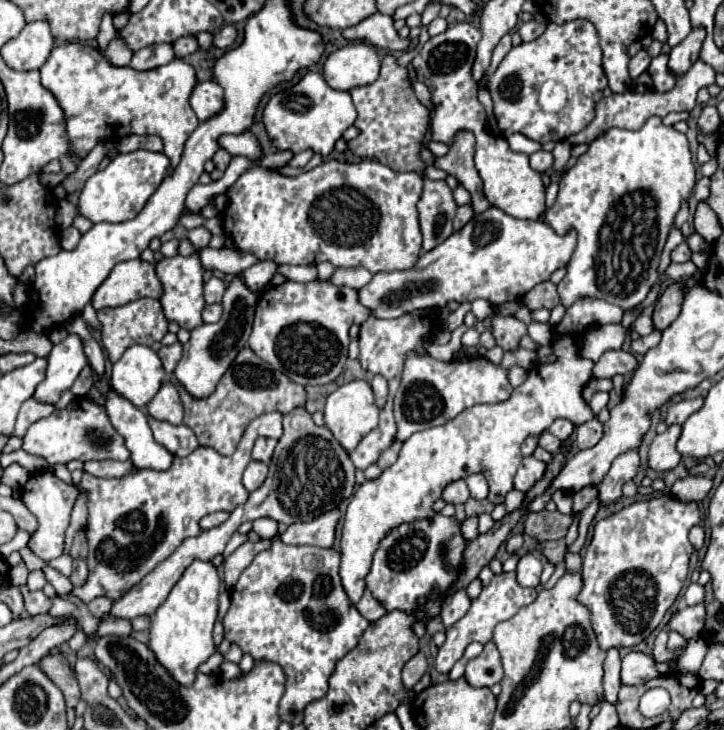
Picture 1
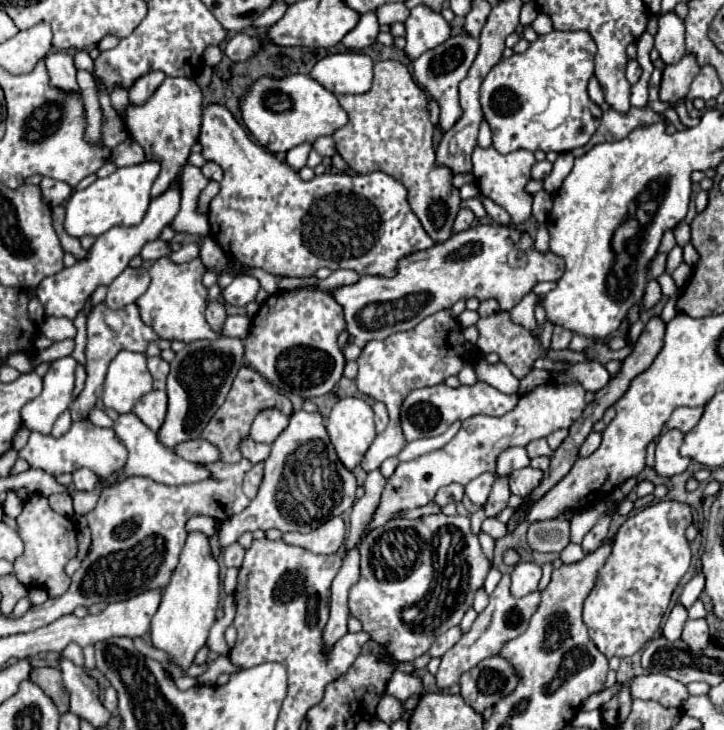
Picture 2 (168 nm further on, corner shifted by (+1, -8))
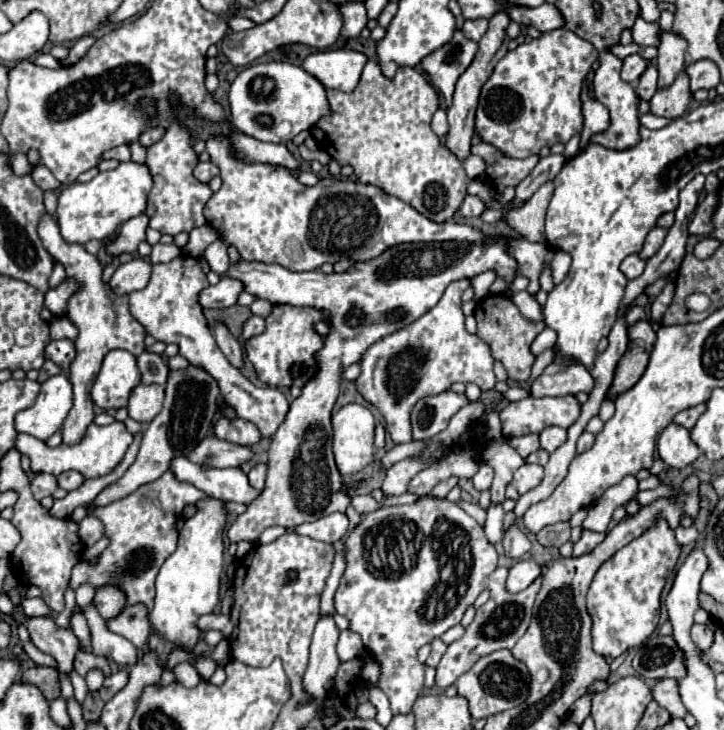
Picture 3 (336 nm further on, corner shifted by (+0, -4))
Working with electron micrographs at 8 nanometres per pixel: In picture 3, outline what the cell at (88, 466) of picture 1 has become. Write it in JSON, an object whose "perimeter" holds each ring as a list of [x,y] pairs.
{"perimeter":[[[65,471],[65,473],[61,473],[61,475],[57,477],[57,485],[59,485],[61,489],[65,489],[65,491],[73,491],[73,489],[81,487],[83,481],[85,481],[83,475],[77,473],[77,471]]]}

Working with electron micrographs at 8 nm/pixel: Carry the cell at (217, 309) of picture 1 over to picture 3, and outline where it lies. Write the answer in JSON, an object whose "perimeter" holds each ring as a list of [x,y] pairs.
{"perimeter":[[[251,317],[245,321],[243,325],[243,337],[251,339],[253,335],[261,335],[261,331],[265,331],[265,319],[263,317]]]}

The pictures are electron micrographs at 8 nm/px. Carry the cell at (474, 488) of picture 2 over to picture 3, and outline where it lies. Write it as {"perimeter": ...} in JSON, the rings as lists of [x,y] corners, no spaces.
{"perimeter":[[[481,463],[481,465],[479,465],[479,471],[477,471],[475,477],[473,477],[475,489],[485,491],[485,489],[491,487],[491,481],[493,481],[493,469],[491,469],[487,463]]]}

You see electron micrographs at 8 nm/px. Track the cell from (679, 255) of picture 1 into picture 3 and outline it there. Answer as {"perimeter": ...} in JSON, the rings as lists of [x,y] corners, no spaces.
{"perimeter":[[[627,255],[623,261],[621,261],[621,273],[633,281],[637,279],[645,269],[645,261],[639,257],[639,255]]]}

